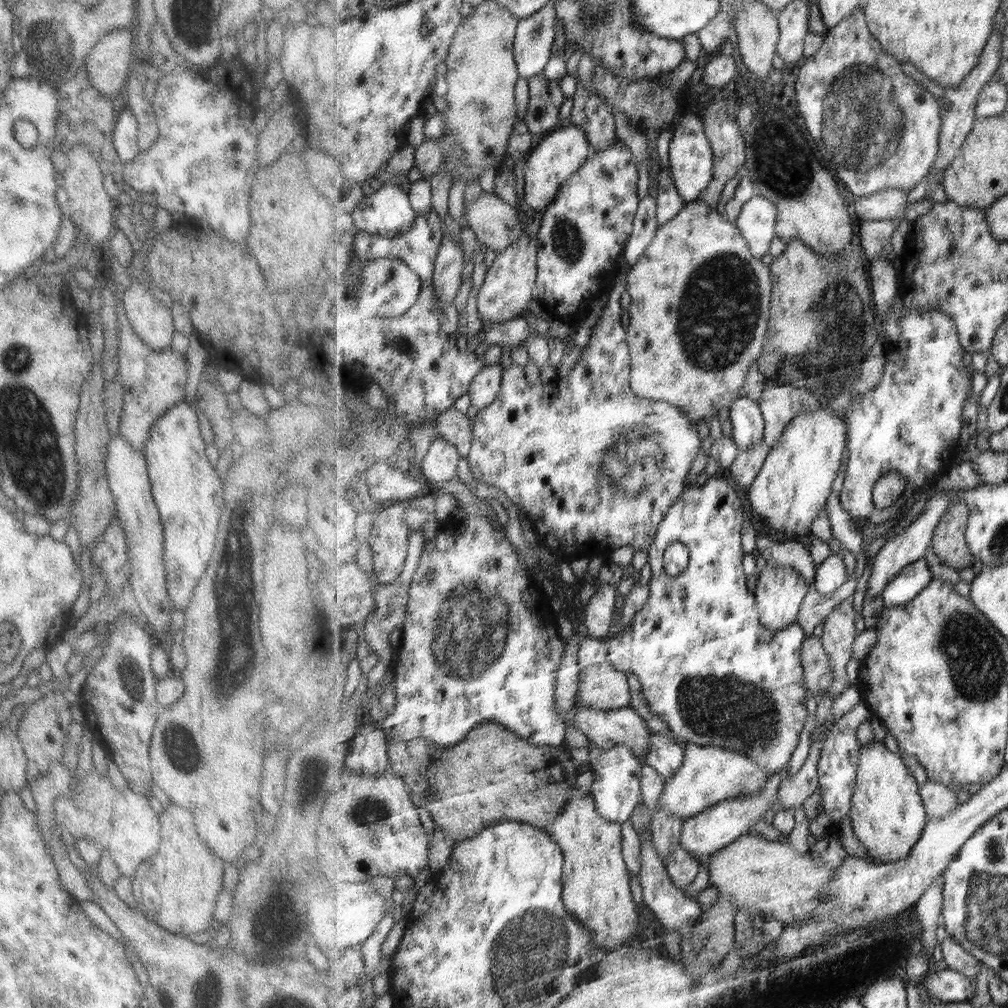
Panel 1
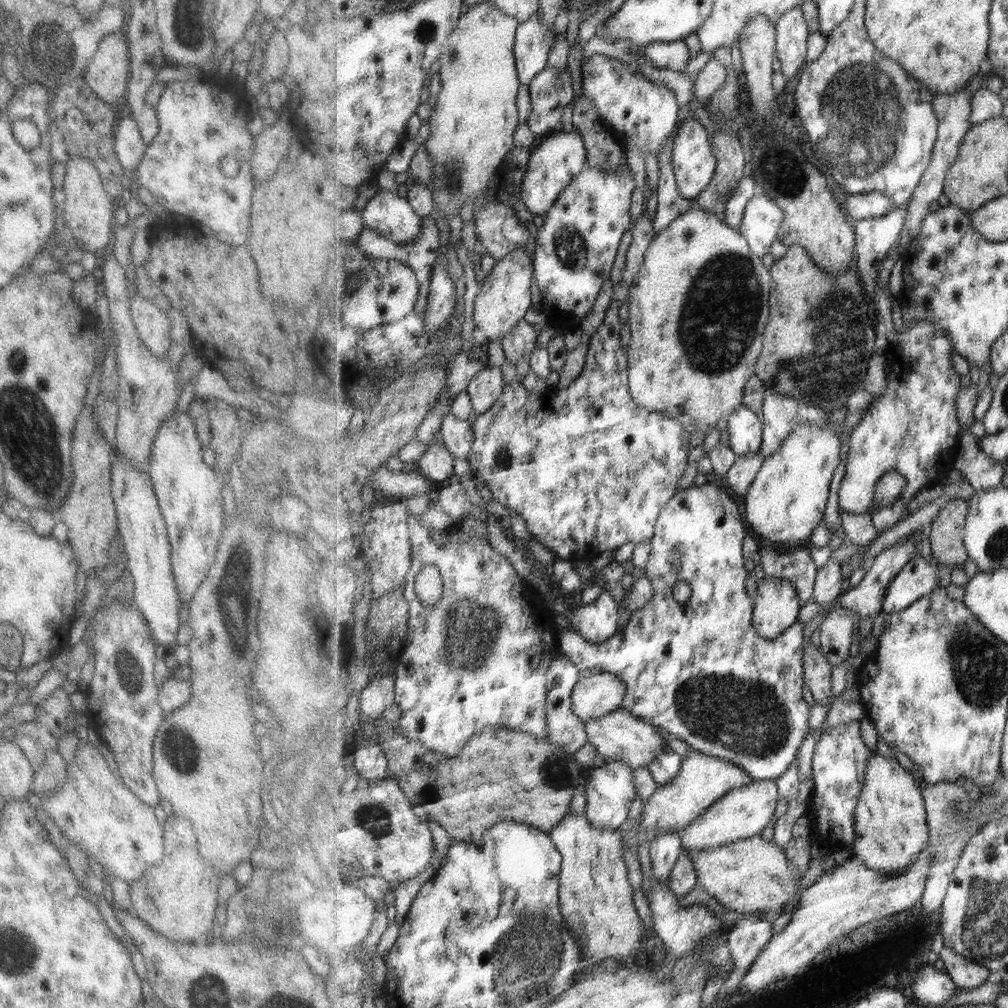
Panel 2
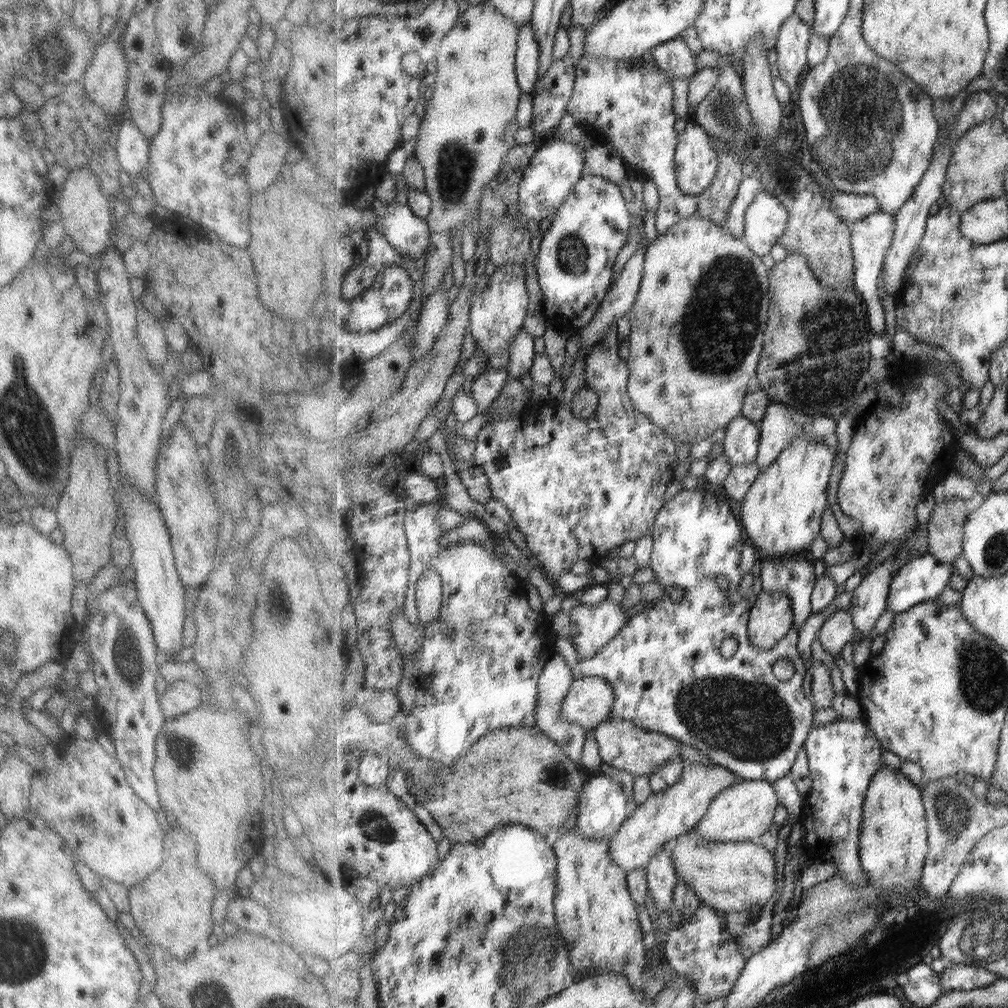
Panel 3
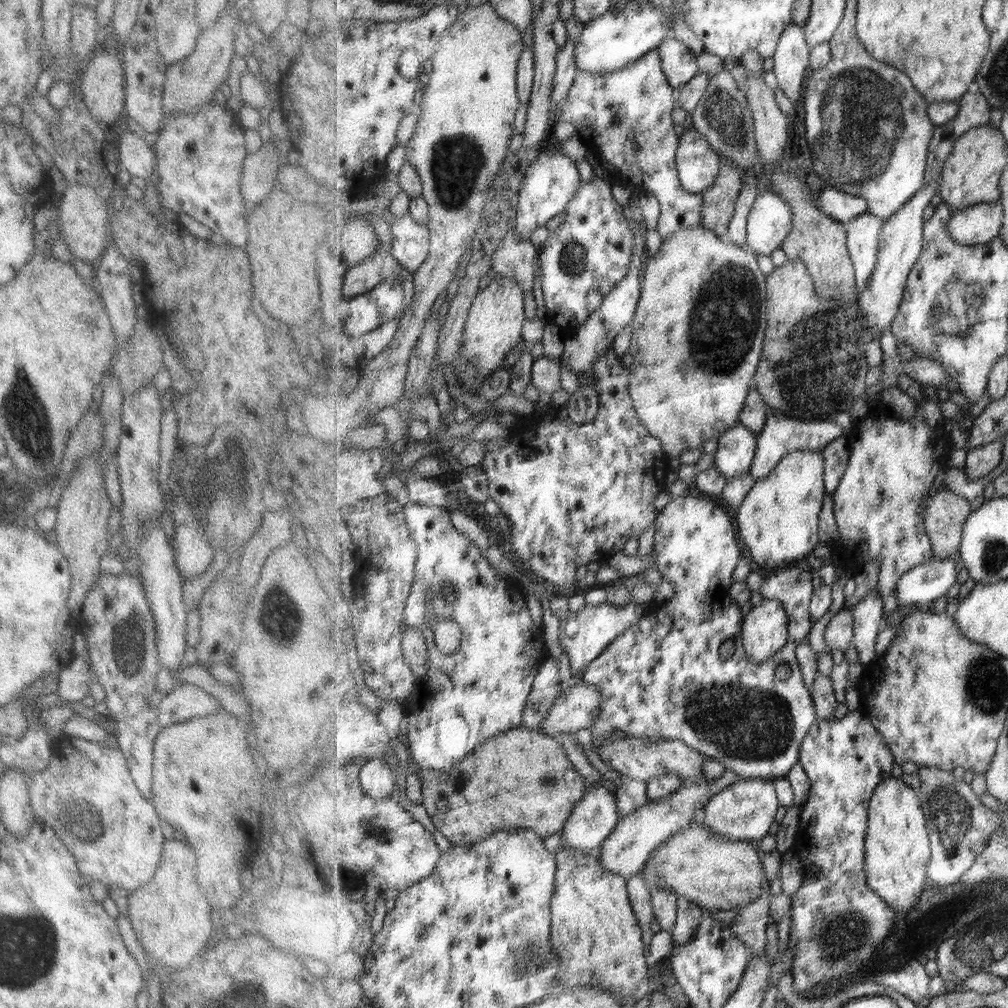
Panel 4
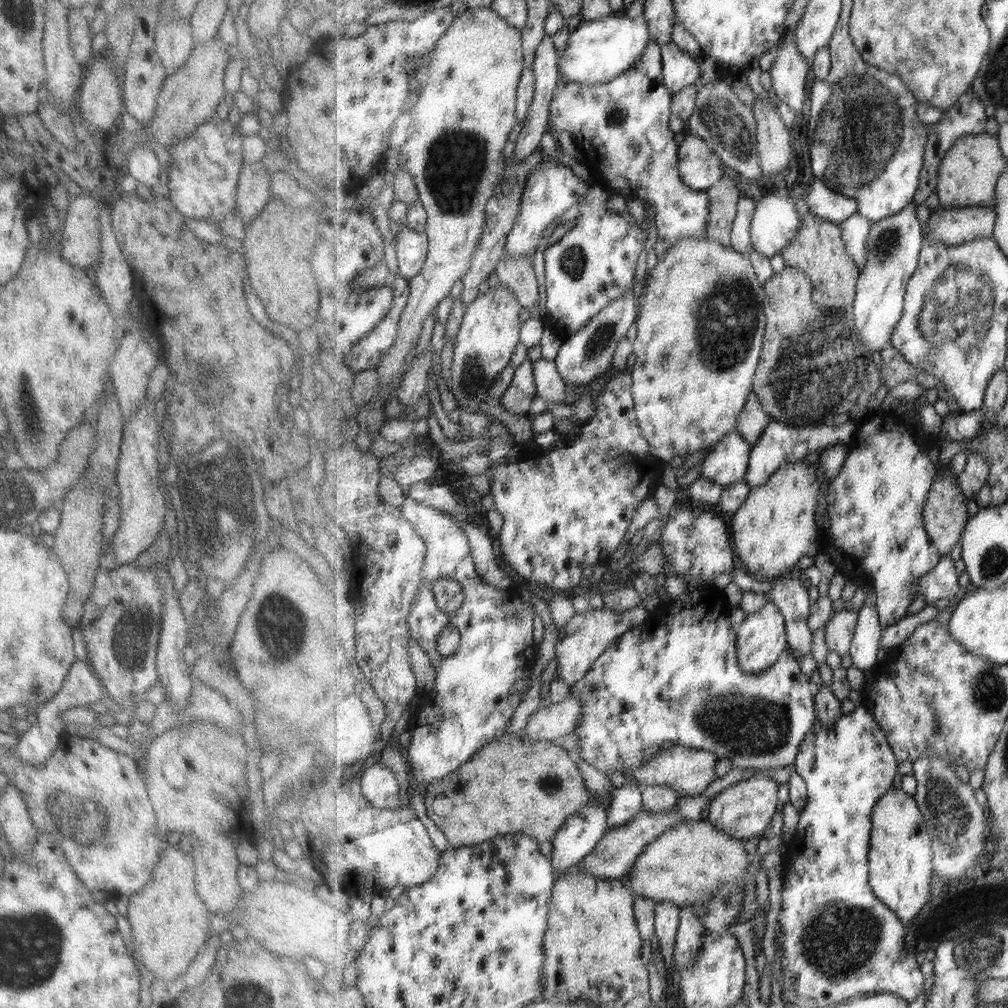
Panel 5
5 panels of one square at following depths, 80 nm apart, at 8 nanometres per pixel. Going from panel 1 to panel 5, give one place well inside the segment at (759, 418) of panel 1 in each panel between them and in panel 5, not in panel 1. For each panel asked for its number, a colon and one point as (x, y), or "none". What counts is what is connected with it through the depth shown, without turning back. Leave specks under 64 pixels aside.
2: (745, 427)
3: (741, 445)
4: (736, 450)
5: (725, 464)

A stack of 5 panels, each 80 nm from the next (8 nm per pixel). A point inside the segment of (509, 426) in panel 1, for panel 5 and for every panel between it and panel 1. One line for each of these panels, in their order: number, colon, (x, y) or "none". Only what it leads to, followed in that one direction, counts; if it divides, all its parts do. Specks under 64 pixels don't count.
2: (588, 470)
3: (576, 488)
4: (570, 491)
5: (566, 508)

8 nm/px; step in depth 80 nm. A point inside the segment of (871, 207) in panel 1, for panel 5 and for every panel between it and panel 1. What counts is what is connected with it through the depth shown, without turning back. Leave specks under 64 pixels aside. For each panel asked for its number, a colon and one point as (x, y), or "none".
2: (859, 207)
3: (850, 208)
4: (839, 205)
5: (823, 202)

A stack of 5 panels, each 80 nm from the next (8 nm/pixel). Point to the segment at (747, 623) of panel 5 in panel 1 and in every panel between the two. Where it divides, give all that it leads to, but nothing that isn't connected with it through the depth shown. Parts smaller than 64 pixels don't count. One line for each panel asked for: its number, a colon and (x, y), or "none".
1: (780, 592)
2: (777, 607)
3: (771, 619)
4: (765, 632)

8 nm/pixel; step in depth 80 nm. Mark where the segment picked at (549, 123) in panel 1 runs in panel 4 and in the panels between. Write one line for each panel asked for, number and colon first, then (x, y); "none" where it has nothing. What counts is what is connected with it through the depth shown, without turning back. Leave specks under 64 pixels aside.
2: (552, 91)
3: (552, 94)
4: (567, 70)

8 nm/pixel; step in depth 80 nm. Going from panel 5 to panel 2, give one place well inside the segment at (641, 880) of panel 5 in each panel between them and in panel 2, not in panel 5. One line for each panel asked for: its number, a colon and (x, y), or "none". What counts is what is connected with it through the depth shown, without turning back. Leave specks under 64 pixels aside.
2: (753, 875)
3: (730, 877)
4: (714, 872)

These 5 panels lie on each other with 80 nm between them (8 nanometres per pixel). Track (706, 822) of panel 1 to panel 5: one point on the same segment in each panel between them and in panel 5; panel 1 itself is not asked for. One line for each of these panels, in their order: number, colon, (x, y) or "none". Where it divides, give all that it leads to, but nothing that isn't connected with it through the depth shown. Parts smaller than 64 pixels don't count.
2: (744, 813)
3: (743, 812)
4: (745, 810)
5: (744, 809)

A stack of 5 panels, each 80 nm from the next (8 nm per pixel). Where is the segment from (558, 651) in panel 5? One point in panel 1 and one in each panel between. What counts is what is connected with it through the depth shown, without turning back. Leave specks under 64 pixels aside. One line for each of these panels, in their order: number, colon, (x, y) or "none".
1: (597, 618)
2: (598, 622)
3: (592, 628)
4: (589, 632)

